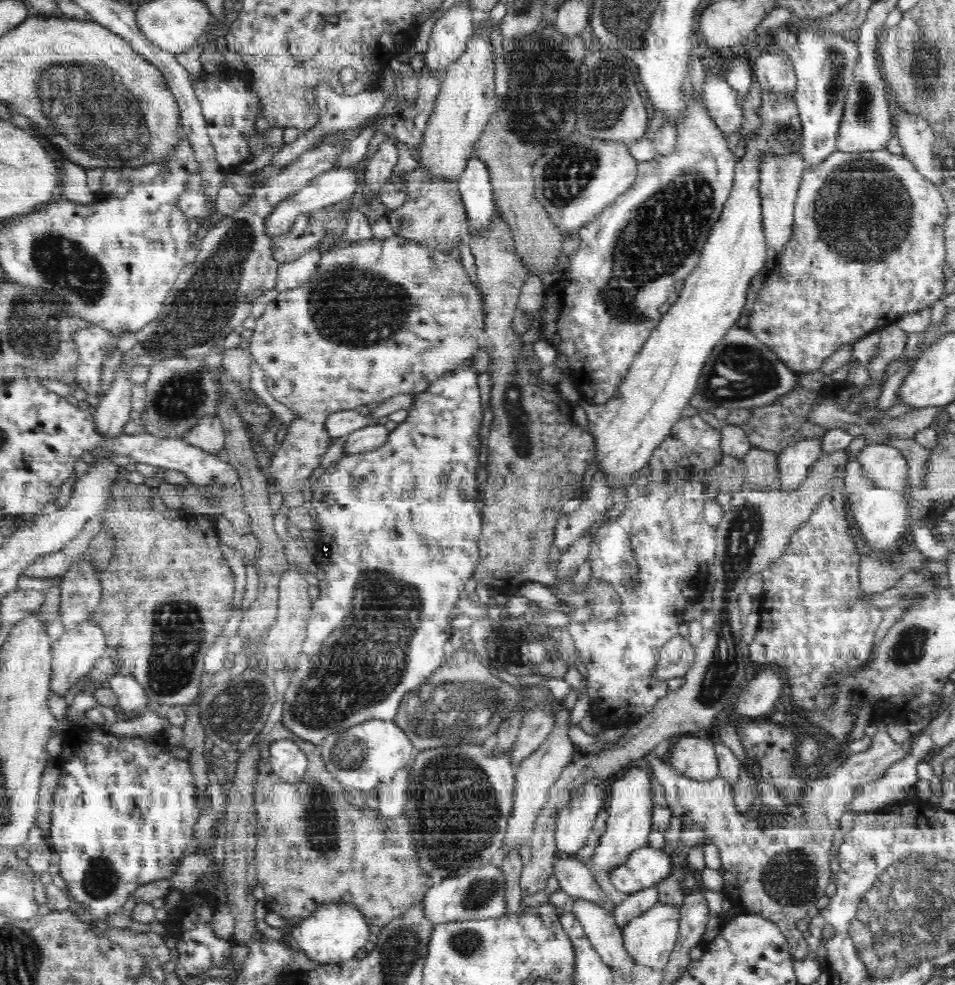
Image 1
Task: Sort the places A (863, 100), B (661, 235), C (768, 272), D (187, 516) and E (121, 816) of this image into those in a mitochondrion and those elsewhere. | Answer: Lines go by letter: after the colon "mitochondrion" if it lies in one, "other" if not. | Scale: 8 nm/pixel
A: mitochondrion
B: mitochondrion
C: other
D: other
E: other

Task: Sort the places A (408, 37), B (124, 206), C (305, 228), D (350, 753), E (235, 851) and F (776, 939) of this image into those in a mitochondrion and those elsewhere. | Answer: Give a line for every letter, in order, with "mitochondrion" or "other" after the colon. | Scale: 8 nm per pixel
A: other
B: other
C: other
D: mitochondrion
E: other
F: other

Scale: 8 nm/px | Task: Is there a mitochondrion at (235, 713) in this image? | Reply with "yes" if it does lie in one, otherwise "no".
yes

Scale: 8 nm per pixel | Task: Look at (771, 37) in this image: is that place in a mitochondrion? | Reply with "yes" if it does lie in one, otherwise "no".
no

